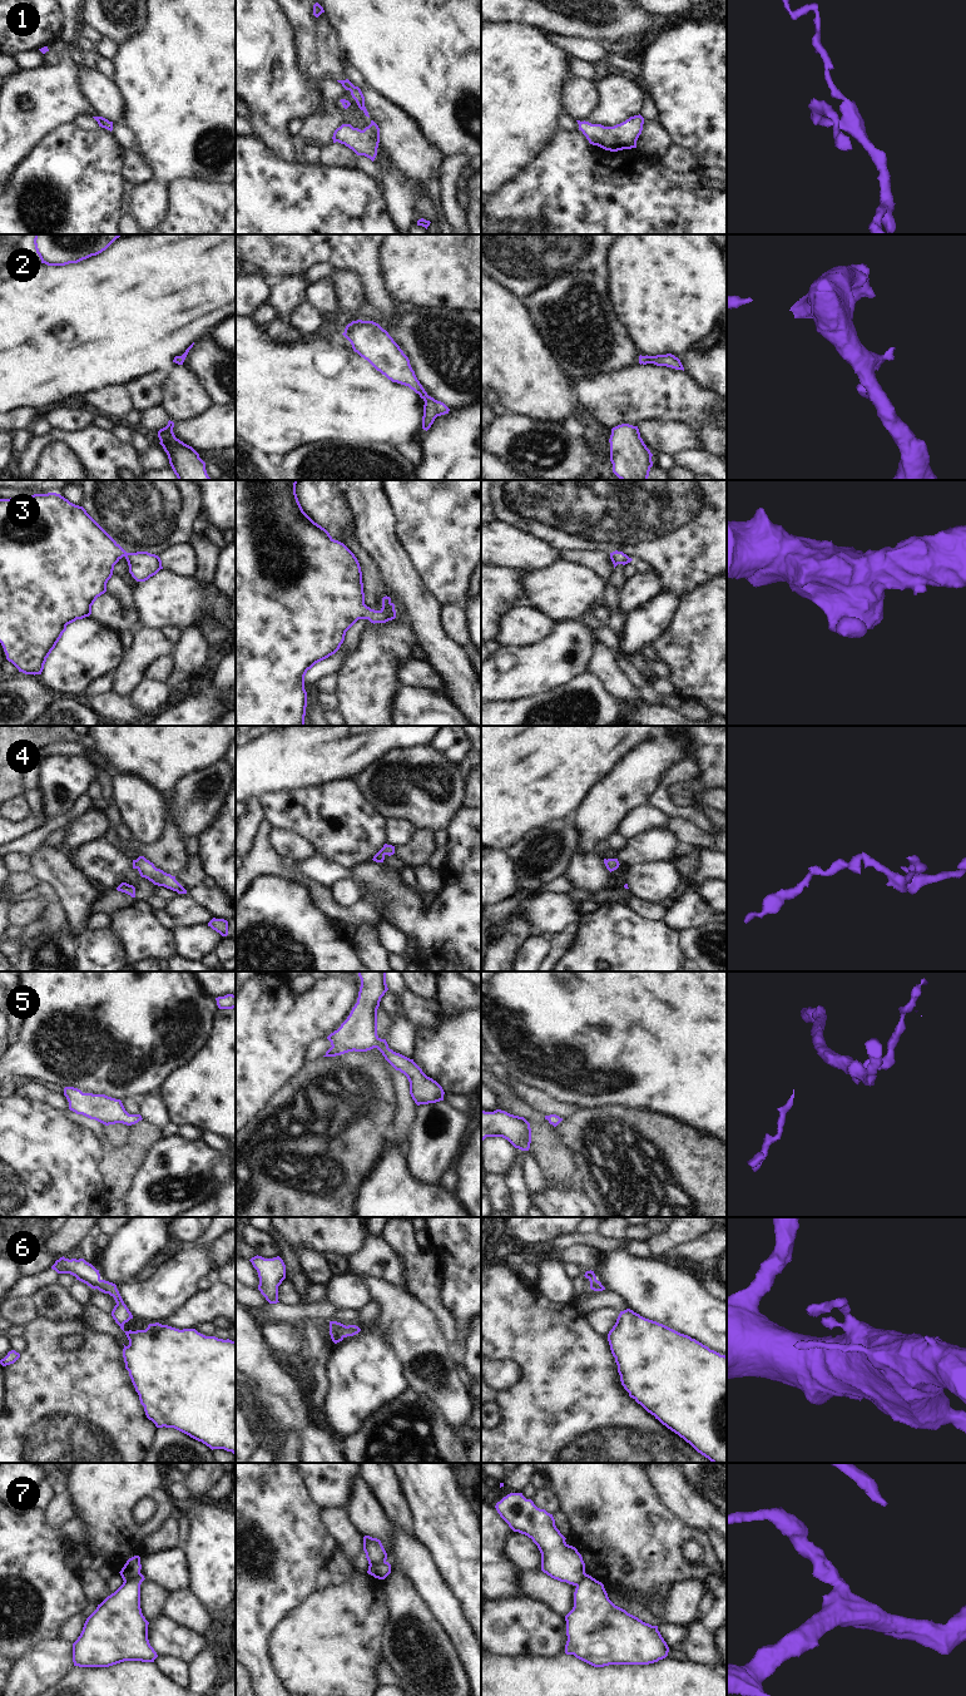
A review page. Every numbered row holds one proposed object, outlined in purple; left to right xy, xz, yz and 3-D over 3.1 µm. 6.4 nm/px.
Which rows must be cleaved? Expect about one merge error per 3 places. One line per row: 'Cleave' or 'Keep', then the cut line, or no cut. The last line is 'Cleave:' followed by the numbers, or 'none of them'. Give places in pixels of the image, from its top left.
1: Keep. No split
2: Keep. No split
3: Keep. No split
4: Keep. No split
5: Keep. No split
6: Keep. No split
7: Cleave. Split along xy (140, 1573), (124, 1581)
Cleave: 7.

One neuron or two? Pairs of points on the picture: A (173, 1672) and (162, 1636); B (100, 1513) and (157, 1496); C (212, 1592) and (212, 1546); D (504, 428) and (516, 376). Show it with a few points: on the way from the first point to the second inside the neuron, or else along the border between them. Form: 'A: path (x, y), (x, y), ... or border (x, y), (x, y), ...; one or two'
A: border (158, 1656), (177, 1656), (187, 1664); two
B: path (114, 1499), (123, 1491), (143, 1491); one
C: path (214, 1581), (214, 1557); one
D: border (509, 413), (526, 415), (538, 420); two

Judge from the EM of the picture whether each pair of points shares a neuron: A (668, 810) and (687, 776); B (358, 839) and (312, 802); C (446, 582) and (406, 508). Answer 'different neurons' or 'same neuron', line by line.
A: different neurons
B: same neuron
C: same neuron

